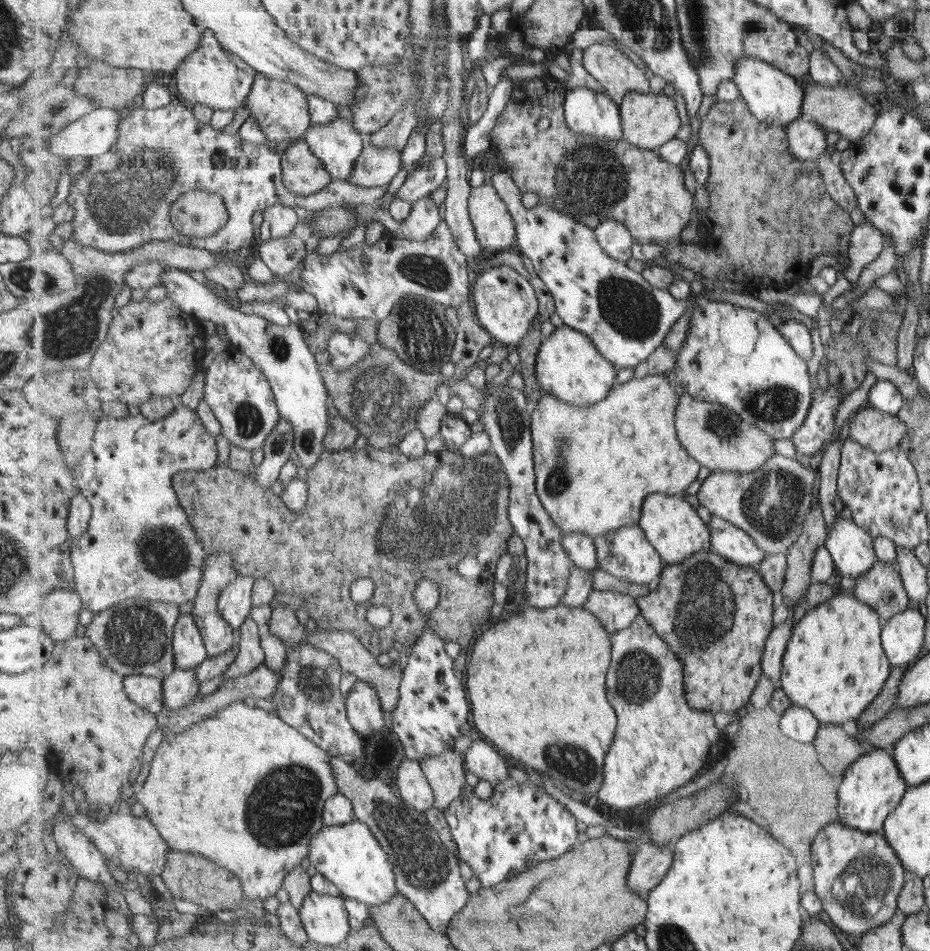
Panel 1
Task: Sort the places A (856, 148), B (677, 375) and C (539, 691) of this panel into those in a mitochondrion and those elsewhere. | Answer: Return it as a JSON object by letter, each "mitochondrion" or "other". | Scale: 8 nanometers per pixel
{"A":"other","B":"other","C":"other"}

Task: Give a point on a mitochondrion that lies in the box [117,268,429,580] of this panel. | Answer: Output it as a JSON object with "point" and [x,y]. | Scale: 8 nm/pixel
{"point":[382,400]}

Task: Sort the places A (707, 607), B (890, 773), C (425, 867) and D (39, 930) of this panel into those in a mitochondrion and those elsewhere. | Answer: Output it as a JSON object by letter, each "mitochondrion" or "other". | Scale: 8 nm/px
{"A":"mitochondrion","B":"other","C":"mitochondrion","D":"other"}

